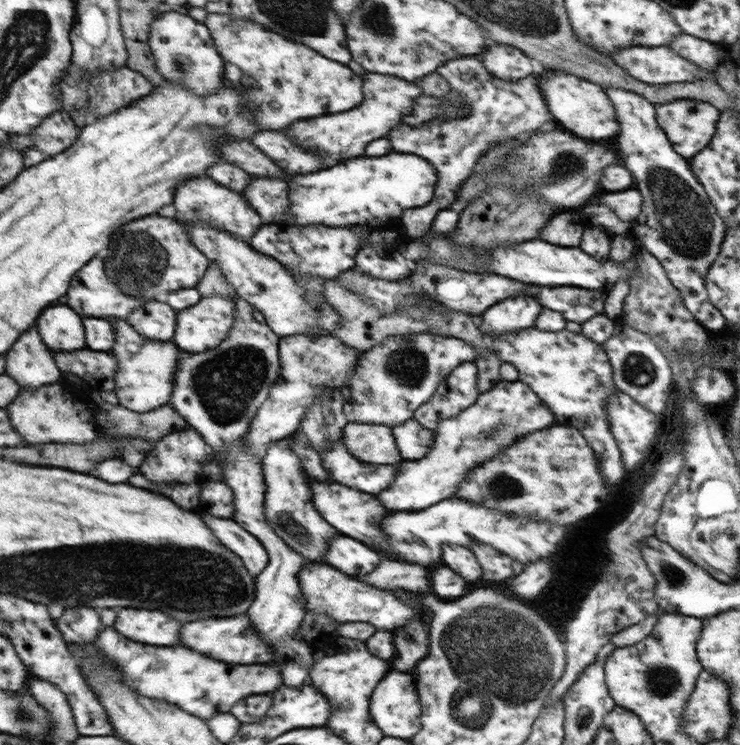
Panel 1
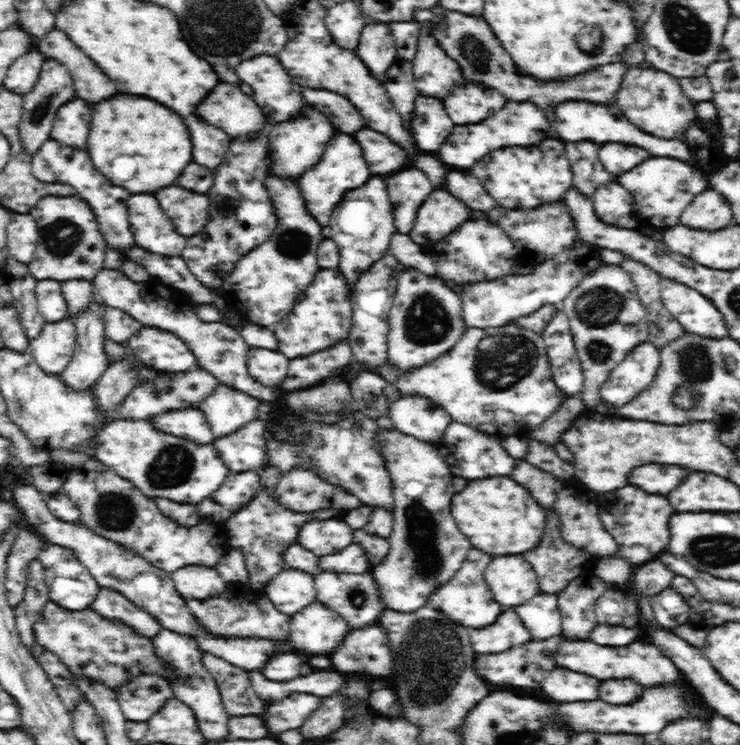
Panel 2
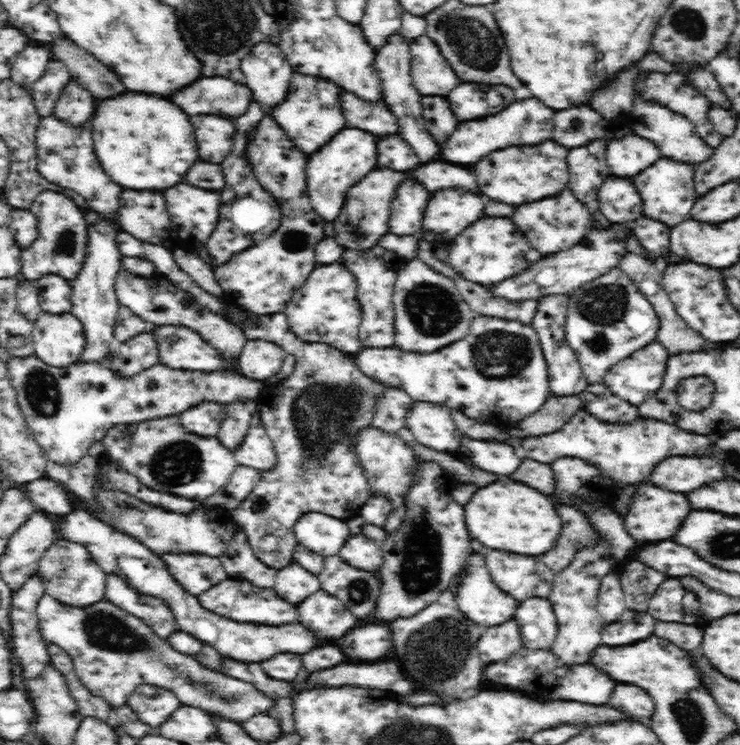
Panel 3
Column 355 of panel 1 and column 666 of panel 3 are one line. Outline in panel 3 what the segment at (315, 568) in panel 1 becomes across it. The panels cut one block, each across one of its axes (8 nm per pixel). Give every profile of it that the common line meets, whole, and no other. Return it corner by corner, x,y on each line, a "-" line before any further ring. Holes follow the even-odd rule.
668,577
648,600
648,612
656,621
674,626
676,622
694,624
698,616
698,600
692,592
686,592
677,577

